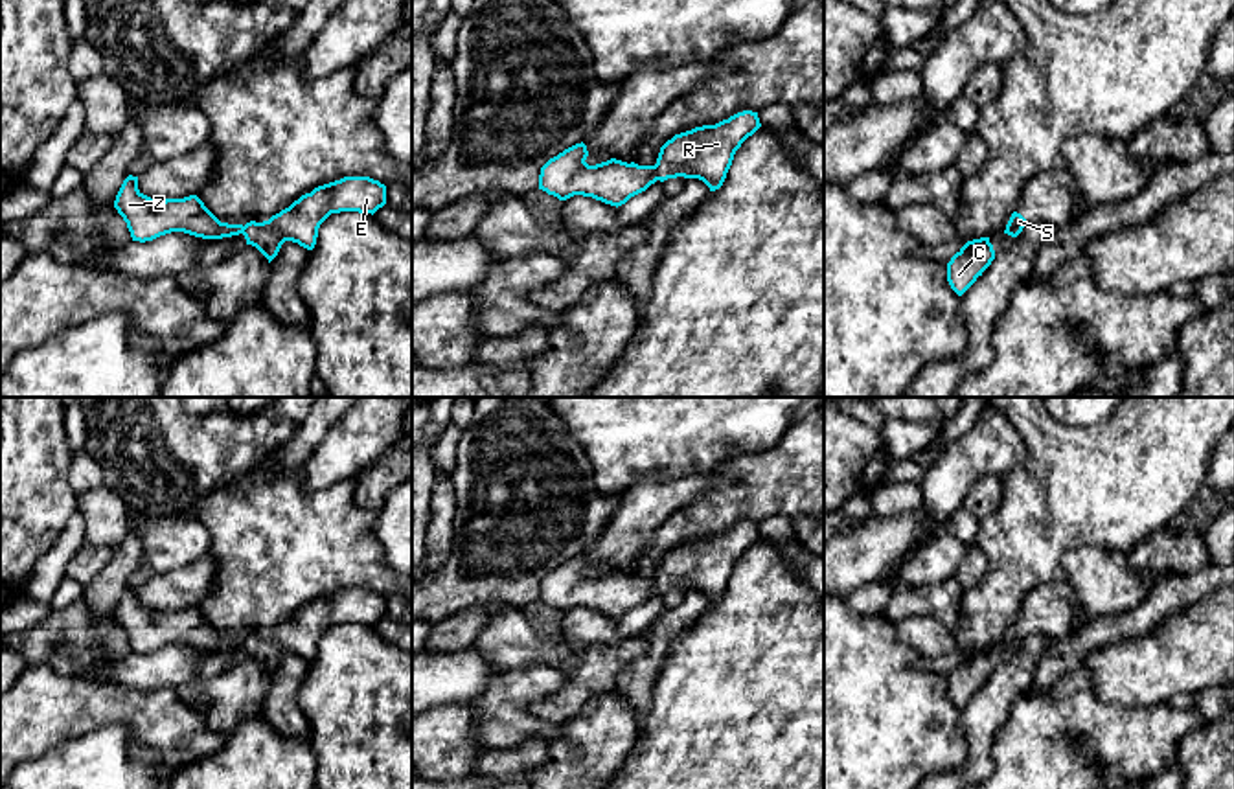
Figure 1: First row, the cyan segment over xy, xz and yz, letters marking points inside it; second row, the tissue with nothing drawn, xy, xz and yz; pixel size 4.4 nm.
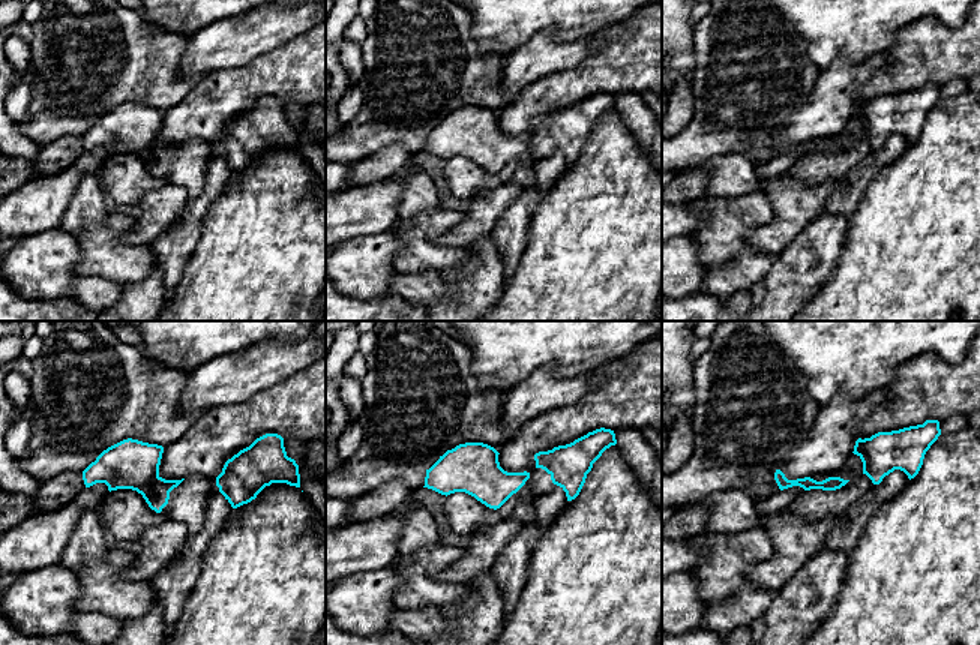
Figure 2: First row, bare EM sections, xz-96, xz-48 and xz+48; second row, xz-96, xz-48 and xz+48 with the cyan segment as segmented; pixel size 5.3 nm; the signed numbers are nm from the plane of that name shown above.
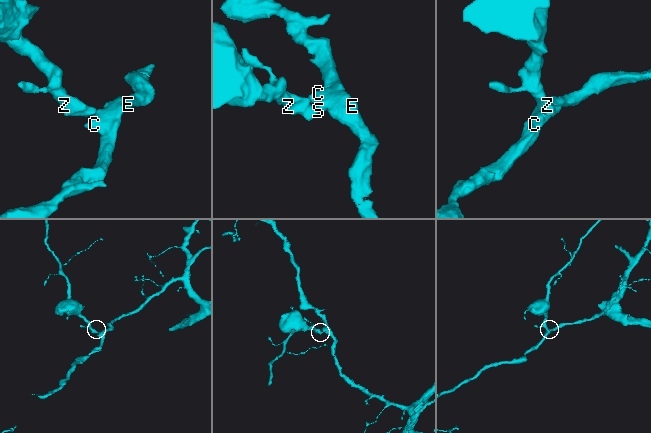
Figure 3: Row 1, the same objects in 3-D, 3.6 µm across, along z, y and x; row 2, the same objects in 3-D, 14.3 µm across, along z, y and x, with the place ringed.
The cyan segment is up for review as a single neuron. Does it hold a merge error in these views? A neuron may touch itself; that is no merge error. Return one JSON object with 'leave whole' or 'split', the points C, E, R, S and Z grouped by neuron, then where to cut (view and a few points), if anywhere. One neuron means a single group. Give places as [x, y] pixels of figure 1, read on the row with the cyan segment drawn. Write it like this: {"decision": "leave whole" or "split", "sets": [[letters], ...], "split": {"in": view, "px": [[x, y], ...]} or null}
{"decision": "split", "sets": [["C", "E", "R"], ["S", "Z"]], "split": {"in": "xz", "px": [[653, 166], [657, 179]]}}

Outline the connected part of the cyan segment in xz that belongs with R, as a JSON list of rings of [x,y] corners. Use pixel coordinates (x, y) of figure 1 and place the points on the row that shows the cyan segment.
[[[743,110],[715,125],[675,134],[658,153],[657,180],[699,178],[710,191],[723,186],[741,143],[761,127],[758,112]]]

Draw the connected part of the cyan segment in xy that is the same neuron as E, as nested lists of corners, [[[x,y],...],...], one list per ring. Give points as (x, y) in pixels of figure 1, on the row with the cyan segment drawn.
[[[344,177],[314,188],[269,221],[245,224],[246,245],[256,246],[269,263],[285,241],[313,250],[320,224],[340,212],[375,213],[386,204],[386,186],[370,177]]]

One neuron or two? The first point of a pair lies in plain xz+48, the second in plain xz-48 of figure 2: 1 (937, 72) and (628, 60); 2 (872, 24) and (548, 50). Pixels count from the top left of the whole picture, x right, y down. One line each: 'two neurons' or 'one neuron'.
1: one neuron
2: two neurons

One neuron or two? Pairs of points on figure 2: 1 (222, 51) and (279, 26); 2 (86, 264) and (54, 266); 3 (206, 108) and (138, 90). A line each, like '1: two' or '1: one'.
1: one
2: two
3: two

